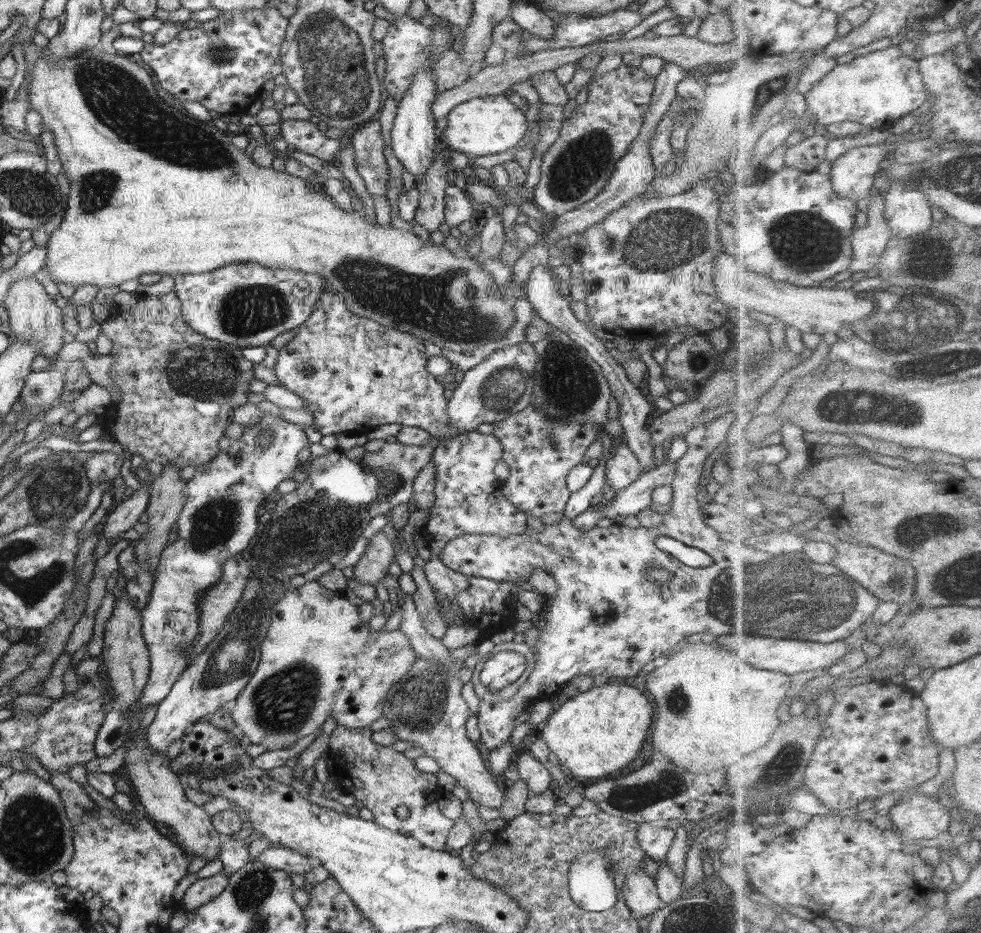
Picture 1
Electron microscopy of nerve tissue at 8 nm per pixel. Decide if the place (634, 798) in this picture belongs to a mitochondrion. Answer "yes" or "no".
yes

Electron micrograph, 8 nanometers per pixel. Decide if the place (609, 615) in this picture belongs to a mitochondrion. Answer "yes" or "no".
no

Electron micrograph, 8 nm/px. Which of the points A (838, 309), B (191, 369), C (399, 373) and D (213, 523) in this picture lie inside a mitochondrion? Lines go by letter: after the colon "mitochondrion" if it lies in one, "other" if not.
A: other
B: mitochondrion
C: other
D: mitochondrion

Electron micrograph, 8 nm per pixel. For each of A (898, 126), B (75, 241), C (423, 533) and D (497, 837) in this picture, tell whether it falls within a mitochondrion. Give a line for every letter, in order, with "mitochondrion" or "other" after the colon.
A: other
B: other
C: other
D: other

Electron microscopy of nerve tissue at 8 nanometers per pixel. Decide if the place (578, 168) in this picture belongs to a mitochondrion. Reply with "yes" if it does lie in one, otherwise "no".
yes

